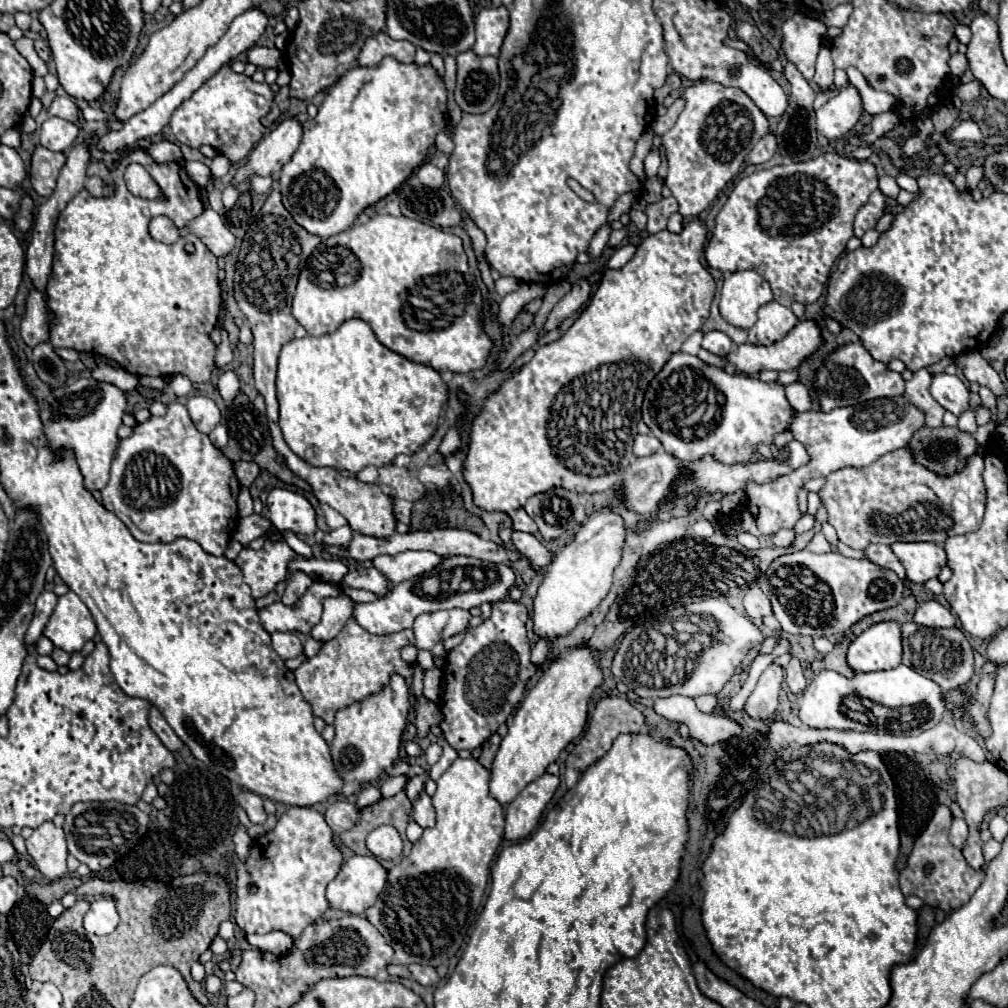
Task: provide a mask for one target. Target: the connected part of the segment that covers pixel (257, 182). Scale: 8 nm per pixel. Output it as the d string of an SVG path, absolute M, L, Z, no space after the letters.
M254 176L252 179L252 190L256 193L263 194L267 193L272 185L272 178L269 177L262 177L262 176Z

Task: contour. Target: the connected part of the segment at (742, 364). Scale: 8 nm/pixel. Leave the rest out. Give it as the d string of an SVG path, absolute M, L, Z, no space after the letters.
M803 320L799 322L783 340L771 344L771 346L755 346L755 344L743 344L739 346L737 354L727 354L731 364L745 374L759 374L763 370L775 370L775 372L785 372L785 370L797 370L807 358L811 358L821 346L825 344L821 324L819 320Z

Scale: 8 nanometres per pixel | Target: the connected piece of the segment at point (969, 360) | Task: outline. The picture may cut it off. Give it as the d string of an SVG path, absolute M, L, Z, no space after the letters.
M963 352L957 356L957 362L963 368L963 374L969 382L977 382L979 386L987 386L997 398L1005 398L1007 390L1001 382L999 374L979 356L979 352Z

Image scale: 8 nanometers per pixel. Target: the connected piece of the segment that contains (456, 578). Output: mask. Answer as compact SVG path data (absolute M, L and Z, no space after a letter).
M451 556L445 558L439 566L435 566L431 572L397 584L395 590L389 592L389 596L369 604L357 604L353 618L359 620L359 624L371 634L399 632L411 628L415 618L423 612L451 610L451 608L469 610L473 606L481 606L483 602L491 602L491 604L499 602L507 596L513 584L515 584L515 574L507 564L487 564L475 558Z

